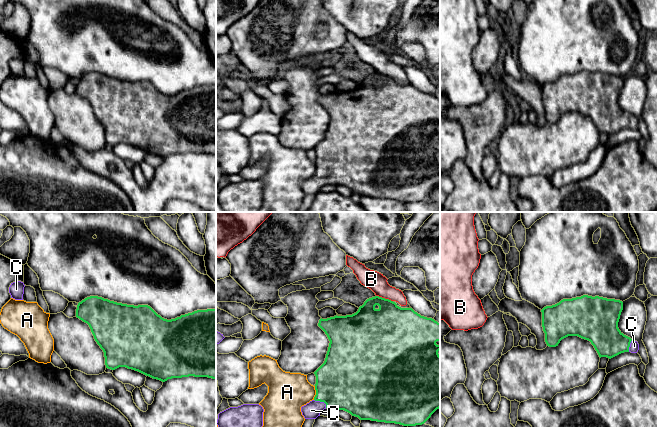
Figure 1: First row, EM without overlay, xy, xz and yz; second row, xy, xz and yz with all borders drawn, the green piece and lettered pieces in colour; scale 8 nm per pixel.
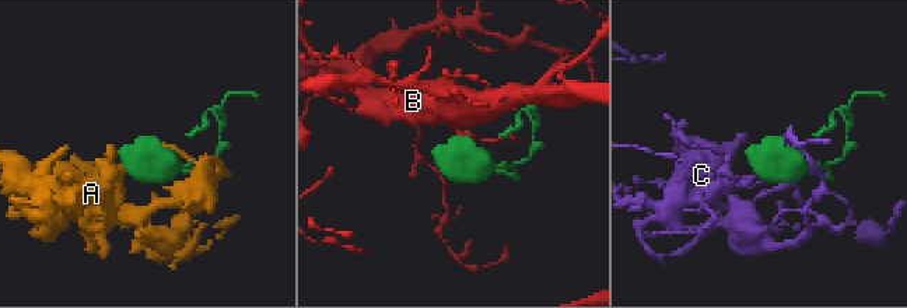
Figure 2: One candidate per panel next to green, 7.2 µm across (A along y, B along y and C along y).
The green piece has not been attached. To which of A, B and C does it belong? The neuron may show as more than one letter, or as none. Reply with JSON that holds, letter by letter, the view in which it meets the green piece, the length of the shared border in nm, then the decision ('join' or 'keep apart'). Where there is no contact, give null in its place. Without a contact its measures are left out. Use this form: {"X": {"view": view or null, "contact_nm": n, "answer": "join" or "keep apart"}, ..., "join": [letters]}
{"A": {"view": "xz", "contact_nm": 110, "answer": "keep apart"}, "B": {"view": "xz", "contact_nm": 140, "answer": "keep apart"}, "C": {"view": "xz", "contact_nm": 120, "answer": "join"}, "join": ["C"]}

